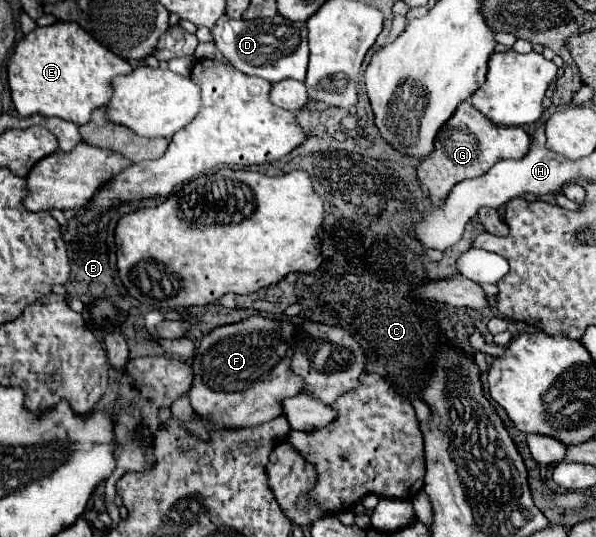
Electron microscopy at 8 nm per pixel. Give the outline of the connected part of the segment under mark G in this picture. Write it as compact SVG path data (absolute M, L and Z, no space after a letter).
M460 103L452 119L440 129L434 145L432 155L422 159L418 165L418 179L430 193L432 203L440 205L456 183L484 175L502 159L520 159L530 147L530 137L522 127L494 125L470 103Z

